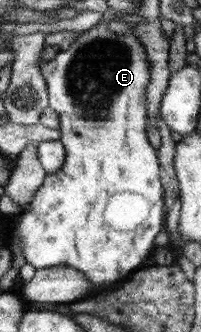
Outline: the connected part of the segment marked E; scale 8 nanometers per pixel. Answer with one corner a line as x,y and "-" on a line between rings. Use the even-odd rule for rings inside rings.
114,18
110,21
102,19
96,26
86,32
77,34
72,49
60,52
50,62
39,60
39,67
42,76
47,82
49,107
53,108
60,117
59,131
61,132
60,142
65,148
65,161
58,172
48,174
41,188
36,190
34,199
27,210
19,214
17,224
17,245
23,252
28,264
36,269
52,268
57,266
69,266
81,270
87,279
94,285
96,293
111,289
126,280
134,271
144,268
148,264
148,258
154,249
154,238
160,235
162,230
162,216
164,216
164,200
162,200
162,182
160,182
160,165
154,146
146,136
146,126
149,123
149,100
147,99
147,87
151,82
151,62
146,60
146,52
137,36
129,29
129,23

